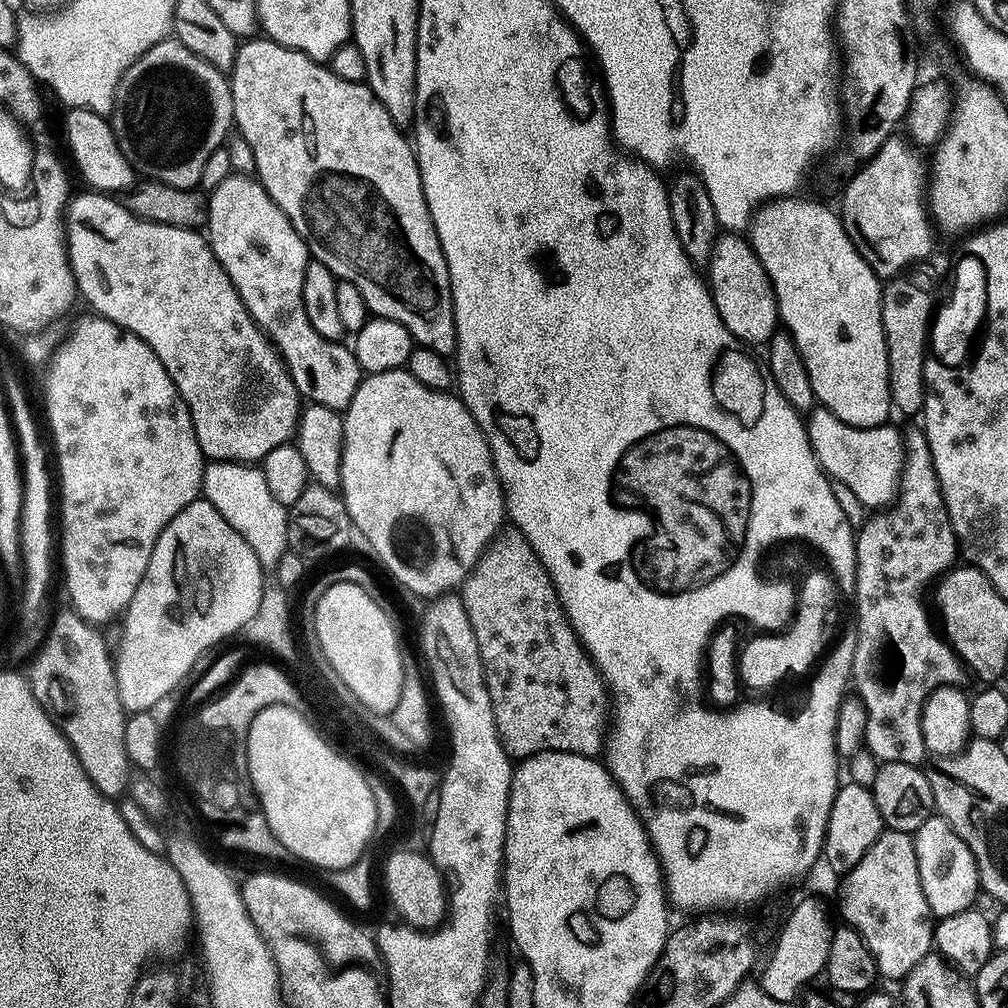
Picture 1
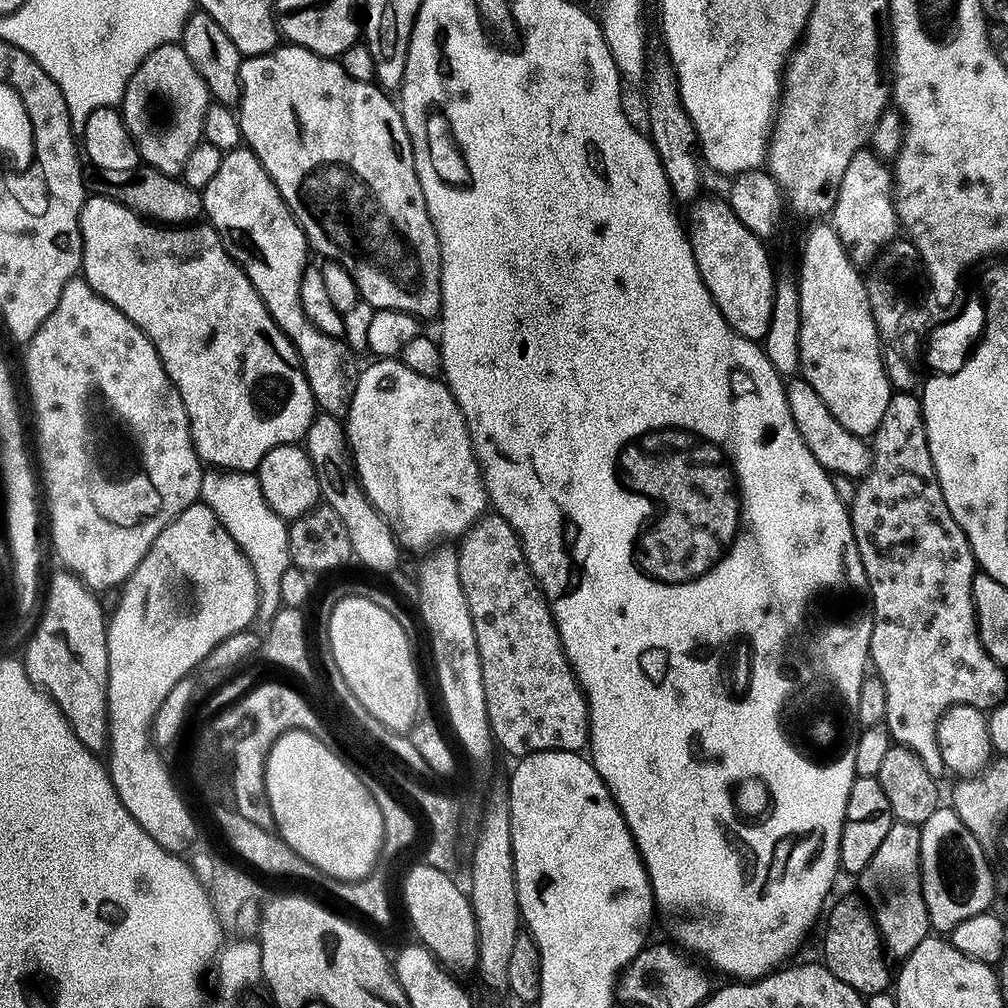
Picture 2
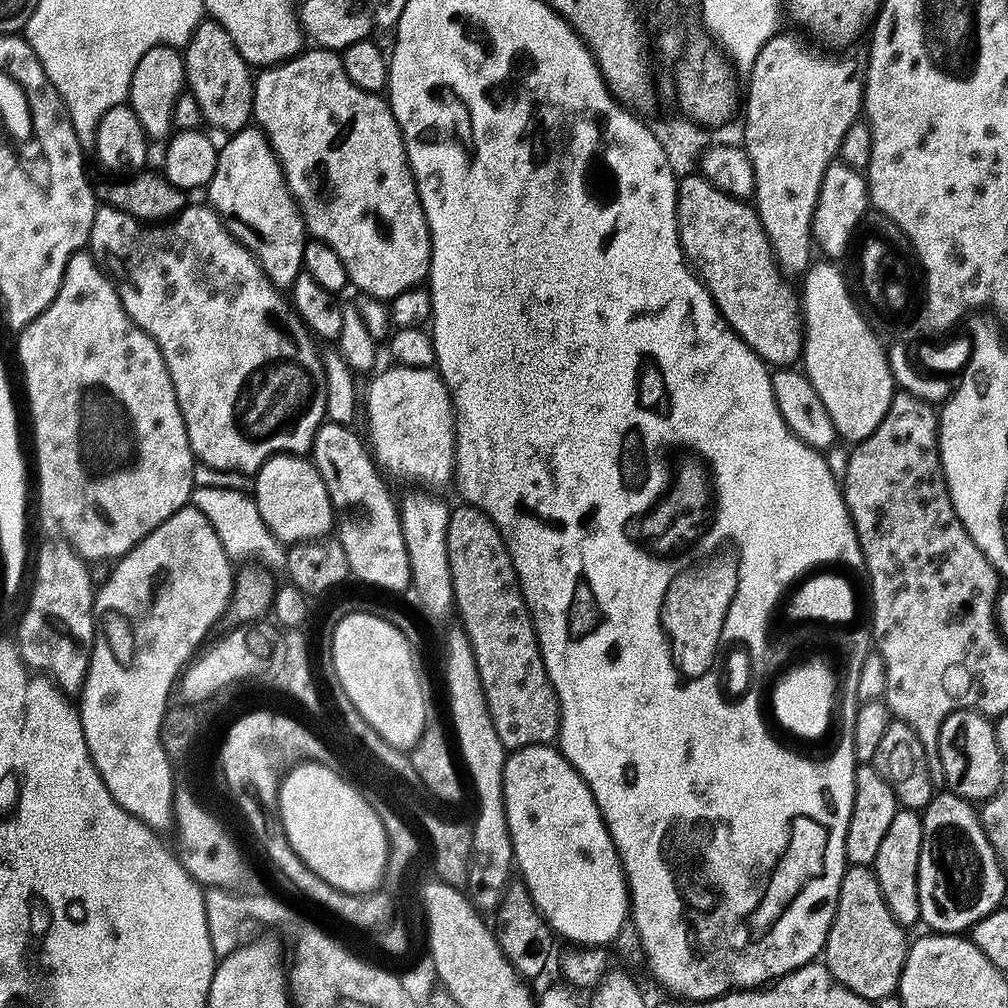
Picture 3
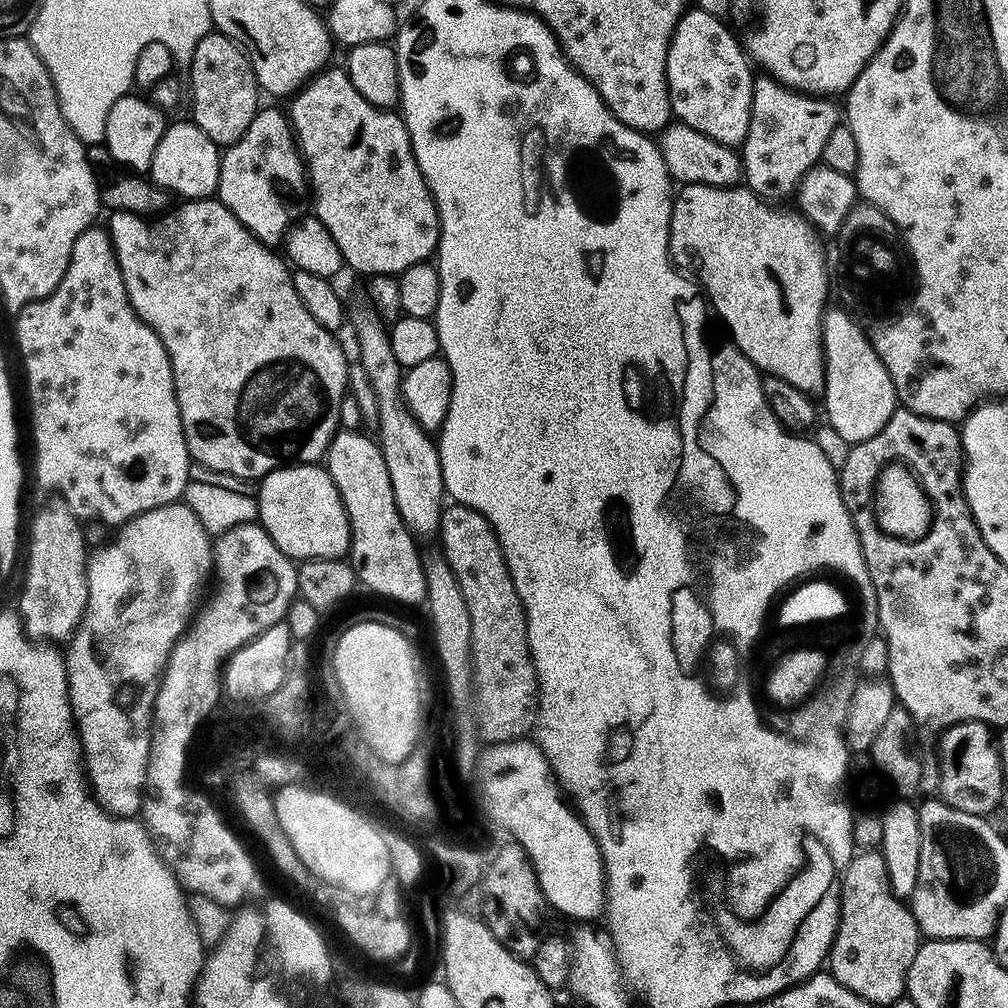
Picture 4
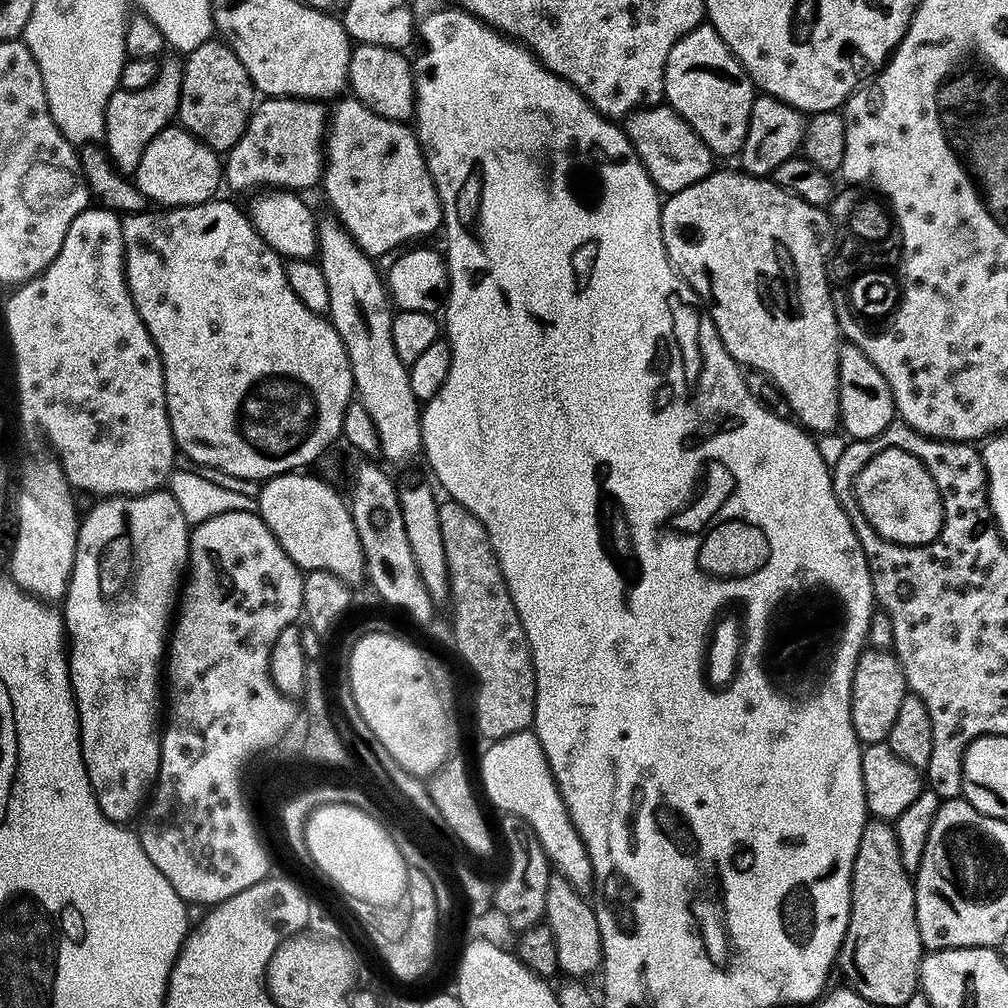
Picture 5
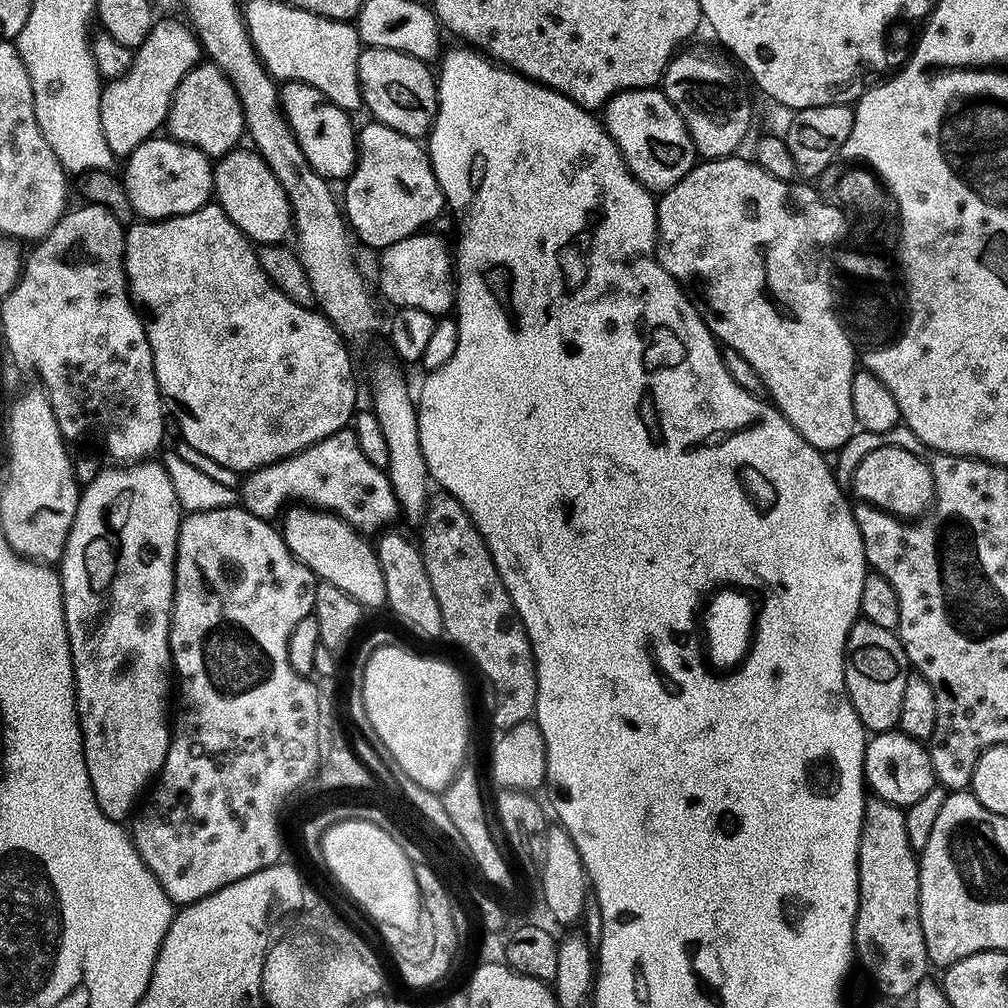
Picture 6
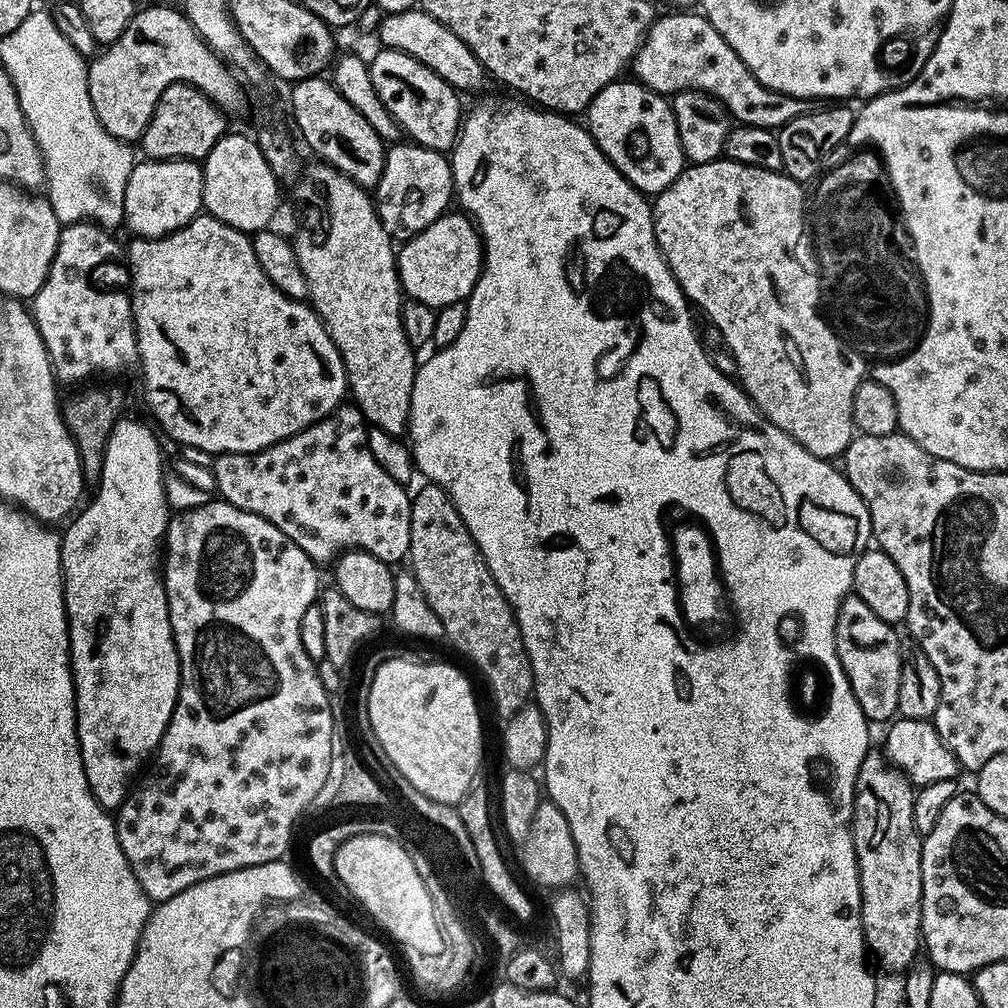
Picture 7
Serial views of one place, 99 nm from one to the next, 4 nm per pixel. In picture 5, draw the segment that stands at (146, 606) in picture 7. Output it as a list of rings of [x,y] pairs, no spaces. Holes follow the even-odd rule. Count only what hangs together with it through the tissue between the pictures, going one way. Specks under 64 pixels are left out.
[[[167,490],[143,492],[141,496],[110,496],[100,498],[88,513],[83,513],[76,539],[74,570],[70,574],[68,593],[62,601],[64,631],[70,647],[68,673],[72,679],[72,697],[76,700],[76,713],[80,716],[80,745],[84,755],[84,765],[92,783],[98,806],[106,818],[117,822],[128,822],[145,803],[154,781],[160,775],[160,741],[162,739],[162,665],[166,660],[166,641],[170,636],[170,621],[178,604],[178,593],[182,588],[182,577],[188,566],[188,537],[190,526],[182,518],[182,509]]]

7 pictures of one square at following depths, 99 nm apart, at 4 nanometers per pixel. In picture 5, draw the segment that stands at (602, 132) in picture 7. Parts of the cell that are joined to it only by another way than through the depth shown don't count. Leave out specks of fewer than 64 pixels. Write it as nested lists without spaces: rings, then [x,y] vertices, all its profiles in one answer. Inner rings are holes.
[[[661,102],[651,108],[637,108],[628,113],[622,127],[634,146],[636,156],[650,174],[661,193],[671,194],[686,190],[694,182],[706,178],[714,171],[712,151],[694,134],[694,130],[667,103]]]

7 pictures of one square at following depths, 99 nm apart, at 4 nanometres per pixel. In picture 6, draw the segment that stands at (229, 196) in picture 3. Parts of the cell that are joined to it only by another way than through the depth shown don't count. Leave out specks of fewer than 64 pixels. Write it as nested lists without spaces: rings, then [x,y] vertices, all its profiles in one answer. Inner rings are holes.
[[[297,80],[287,81],[280,88],[280,109],[294,130],[294,138],[298,146],[302,146],[302,154],[306,154],[306,162],[318,175],[329,181],[347,181],[356,169],[358,159],[358,128],[352,125],[353,117],[342,111],[334,102],[330,102],[314,86]]]

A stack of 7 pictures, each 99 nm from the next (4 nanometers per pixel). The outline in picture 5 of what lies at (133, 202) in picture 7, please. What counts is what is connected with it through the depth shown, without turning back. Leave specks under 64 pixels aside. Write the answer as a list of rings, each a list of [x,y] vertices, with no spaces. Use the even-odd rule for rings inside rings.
[[[169,126],[149,142],[142,150],[142,158],[134,173],[138,190],[142,190],[145,201],[164,208],[189,208],[192,204],[201,204],[213,199],[222,188],[222,160],[213,148],[207,148],[196,136],[190,135],[184,128]]]

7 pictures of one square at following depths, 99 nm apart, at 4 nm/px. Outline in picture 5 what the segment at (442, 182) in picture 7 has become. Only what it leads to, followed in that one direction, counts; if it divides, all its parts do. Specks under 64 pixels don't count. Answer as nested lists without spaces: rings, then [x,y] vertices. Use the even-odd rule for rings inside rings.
[[[344,99],[335,101],[336,109],[331,109],[330,123],[326,128],[322,189],[332,207],[331,215],[339,220],[367,256],[379,258],[387,252],[395,253],[401,246],[419,241],[416,240],[419,236],[428,236],[435,228],[437,231],[441,227],[444,210],[440,207],[440,196],[436,192],[428,164],[424,160],[424,150],[416,139],[415,131],[407,123],[387,120],[384,116],[374,114],[360,100]]]

